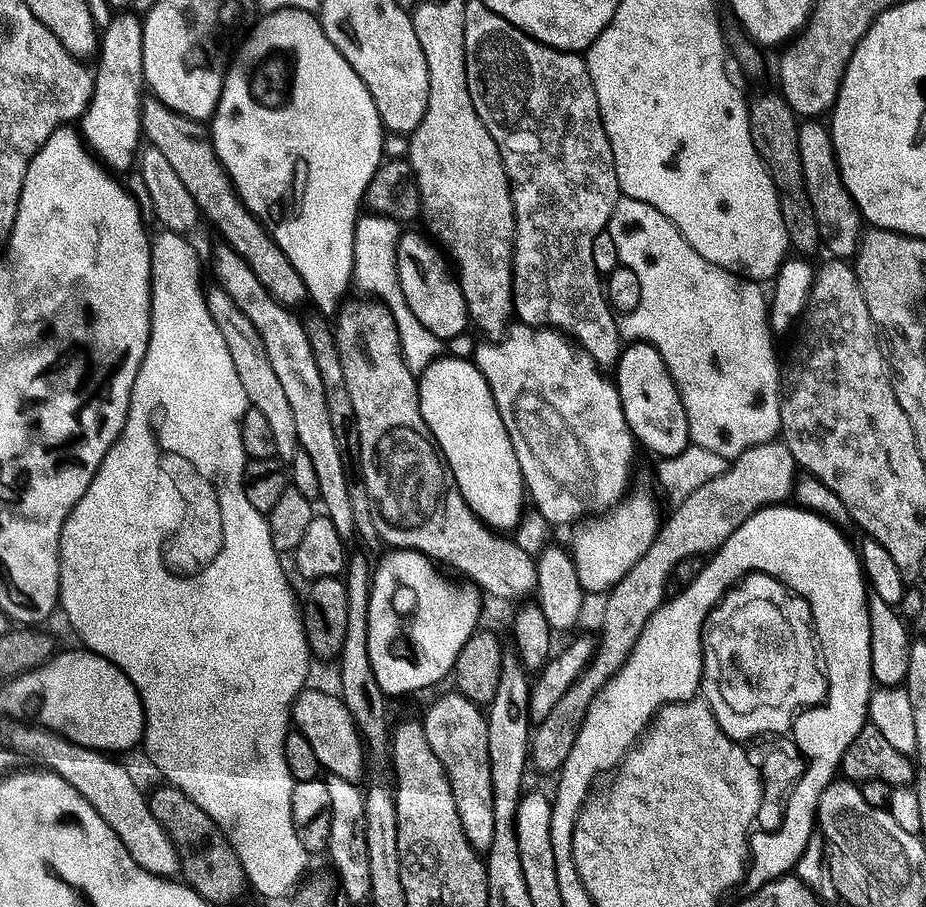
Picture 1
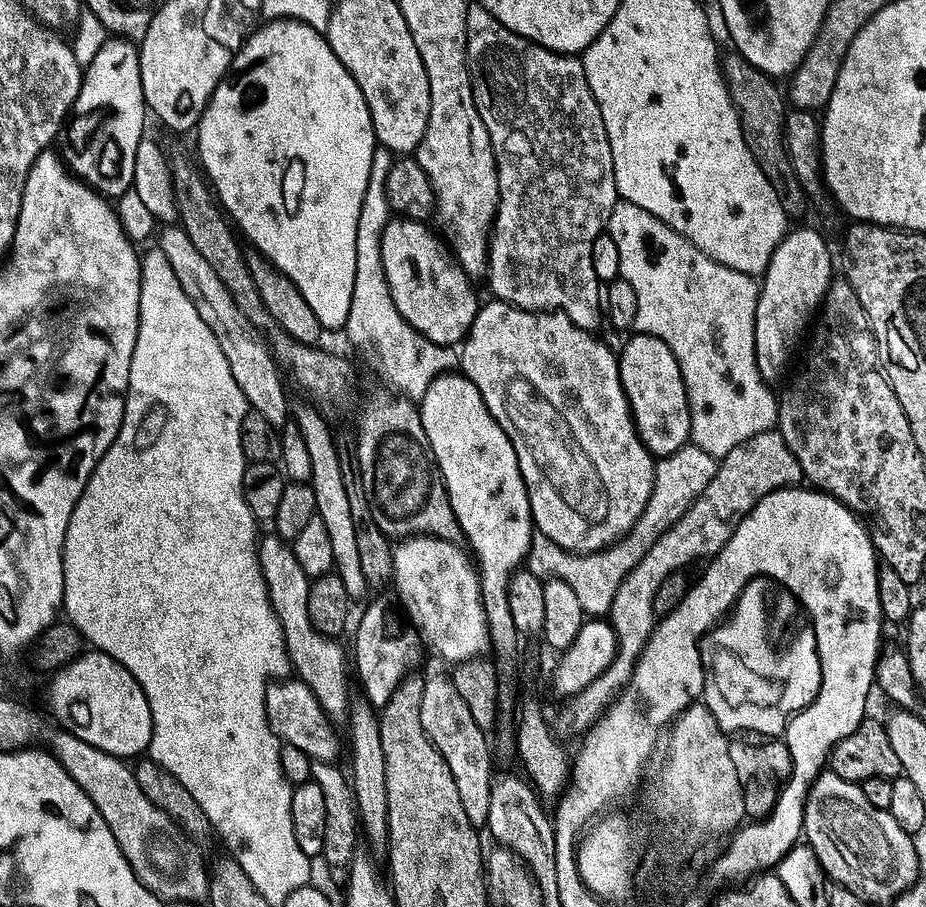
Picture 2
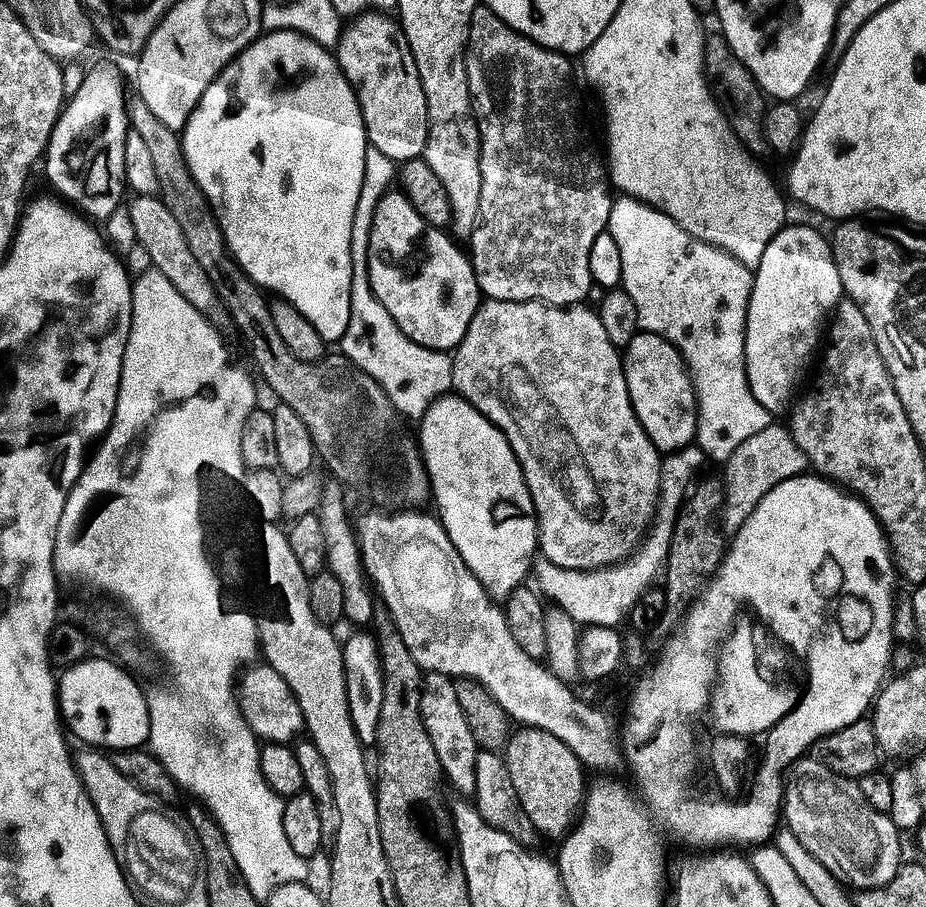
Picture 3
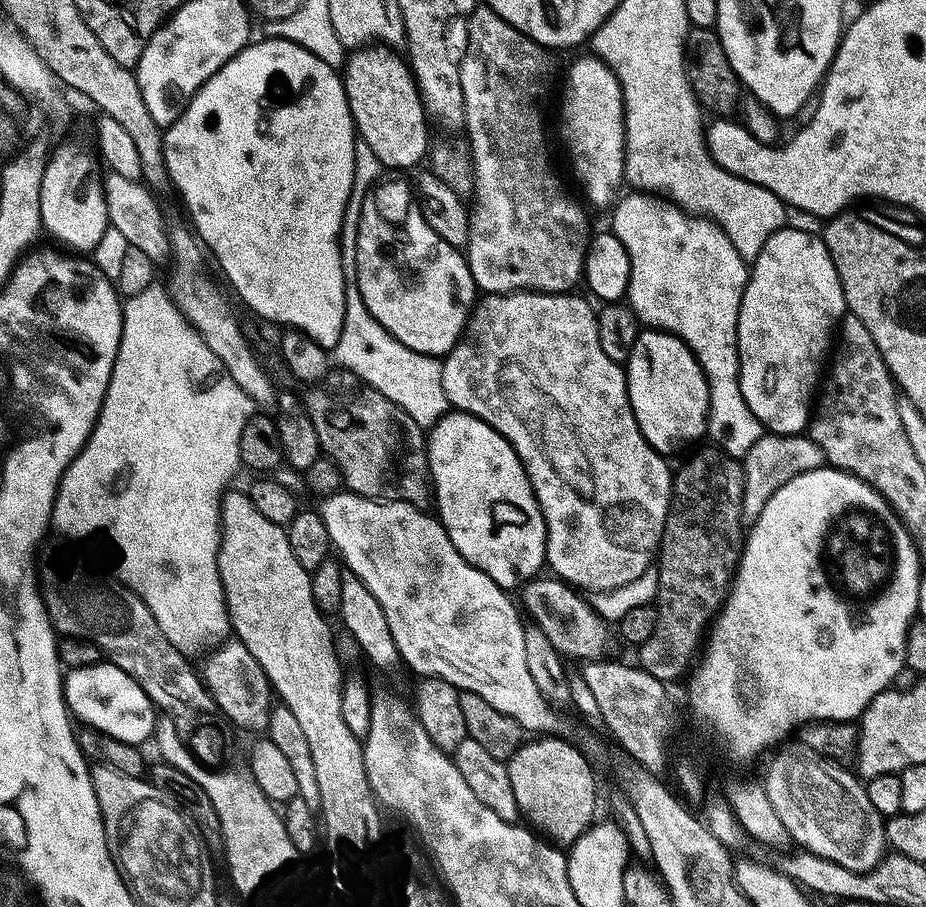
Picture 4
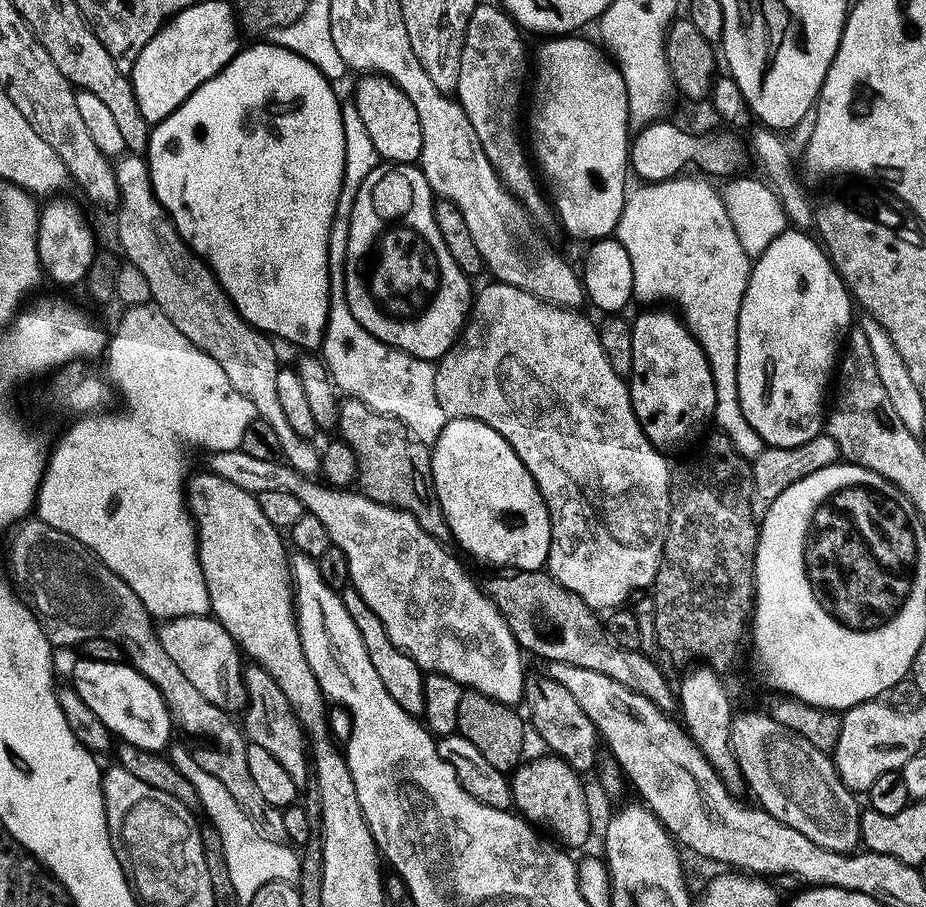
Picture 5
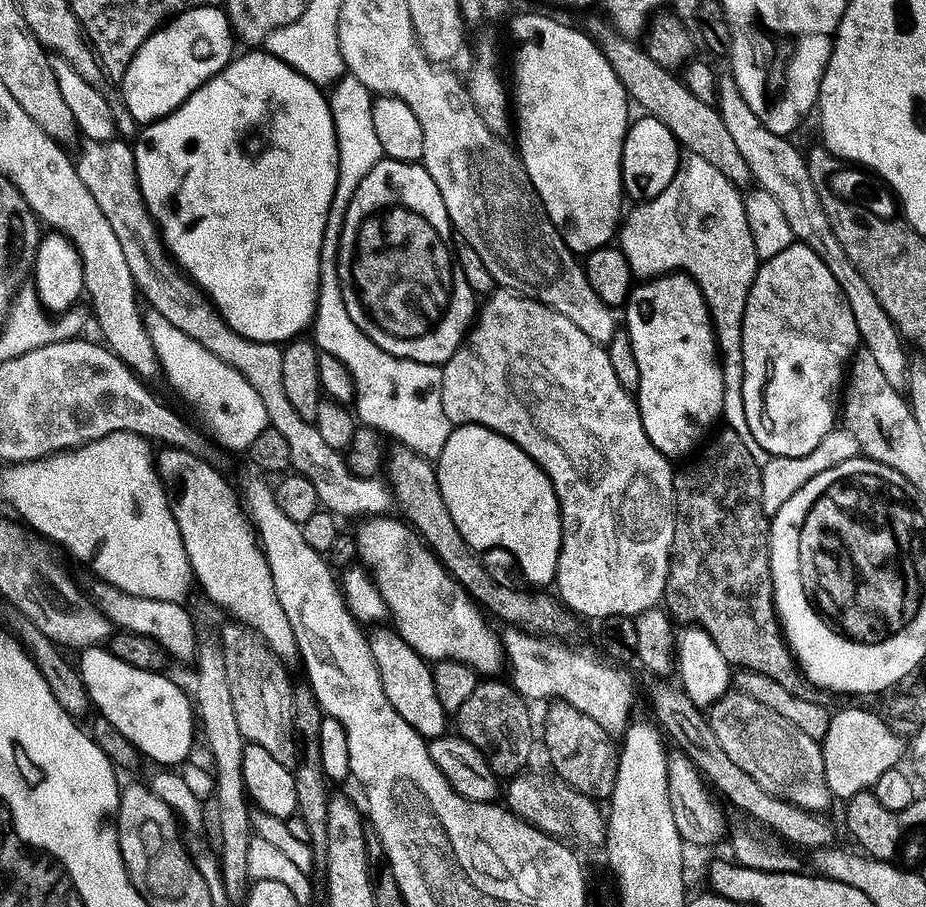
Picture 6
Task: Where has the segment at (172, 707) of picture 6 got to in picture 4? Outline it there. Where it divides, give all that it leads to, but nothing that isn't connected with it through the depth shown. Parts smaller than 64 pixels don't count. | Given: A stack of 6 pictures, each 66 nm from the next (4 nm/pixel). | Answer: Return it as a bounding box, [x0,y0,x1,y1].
[64,662,156,746]

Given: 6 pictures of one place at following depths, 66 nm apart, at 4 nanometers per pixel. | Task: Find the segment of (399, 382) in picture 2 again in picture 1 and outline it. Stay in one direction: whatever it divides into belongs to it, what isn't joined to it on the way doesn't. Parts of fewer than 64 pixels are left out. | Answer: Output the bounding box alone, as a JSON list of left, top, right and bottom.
[355,214,445,374]

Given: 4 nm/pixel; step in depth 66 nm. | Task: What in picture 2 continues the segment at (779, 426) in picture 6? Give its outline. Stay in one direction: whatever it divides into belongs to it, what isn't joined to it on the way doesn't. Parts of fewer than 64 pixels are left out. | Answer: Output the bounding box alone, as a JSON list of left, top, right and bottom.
[756,228,833,382]

